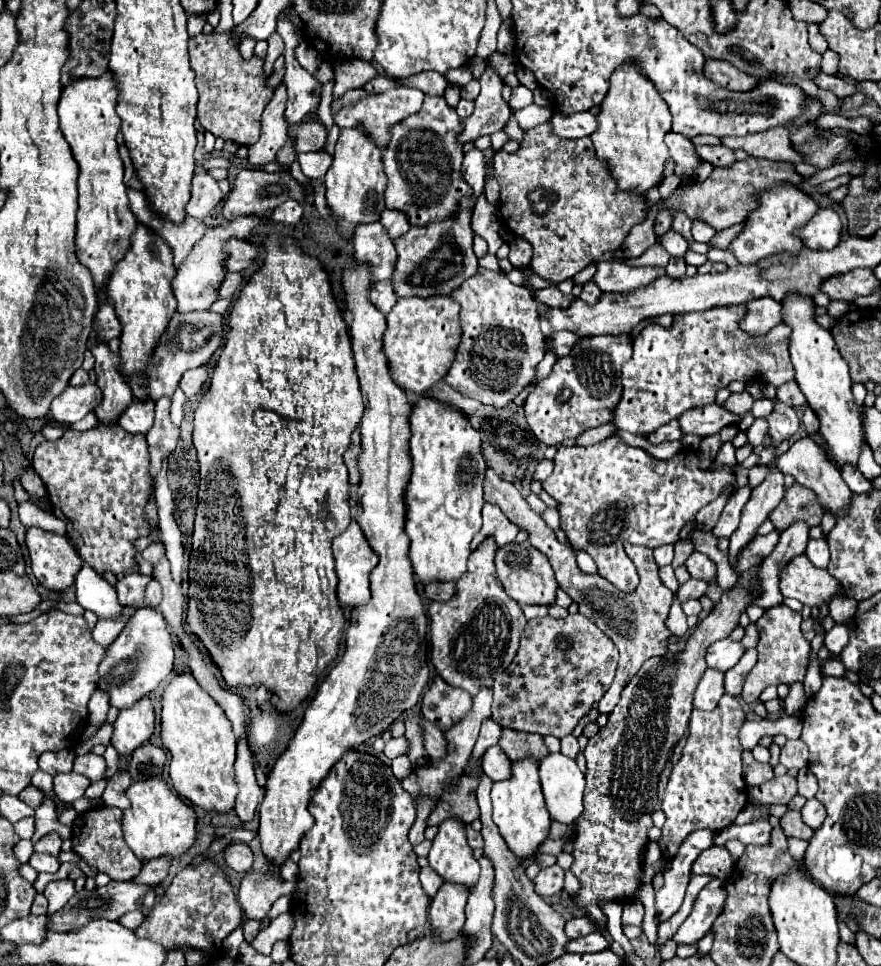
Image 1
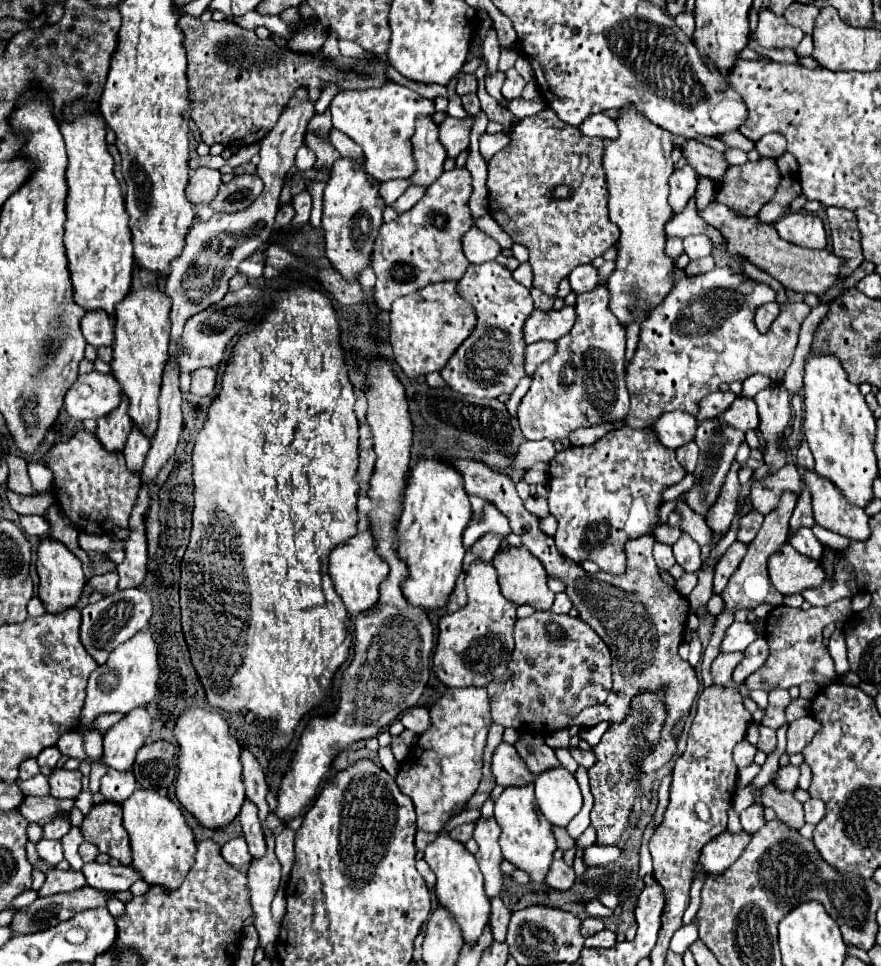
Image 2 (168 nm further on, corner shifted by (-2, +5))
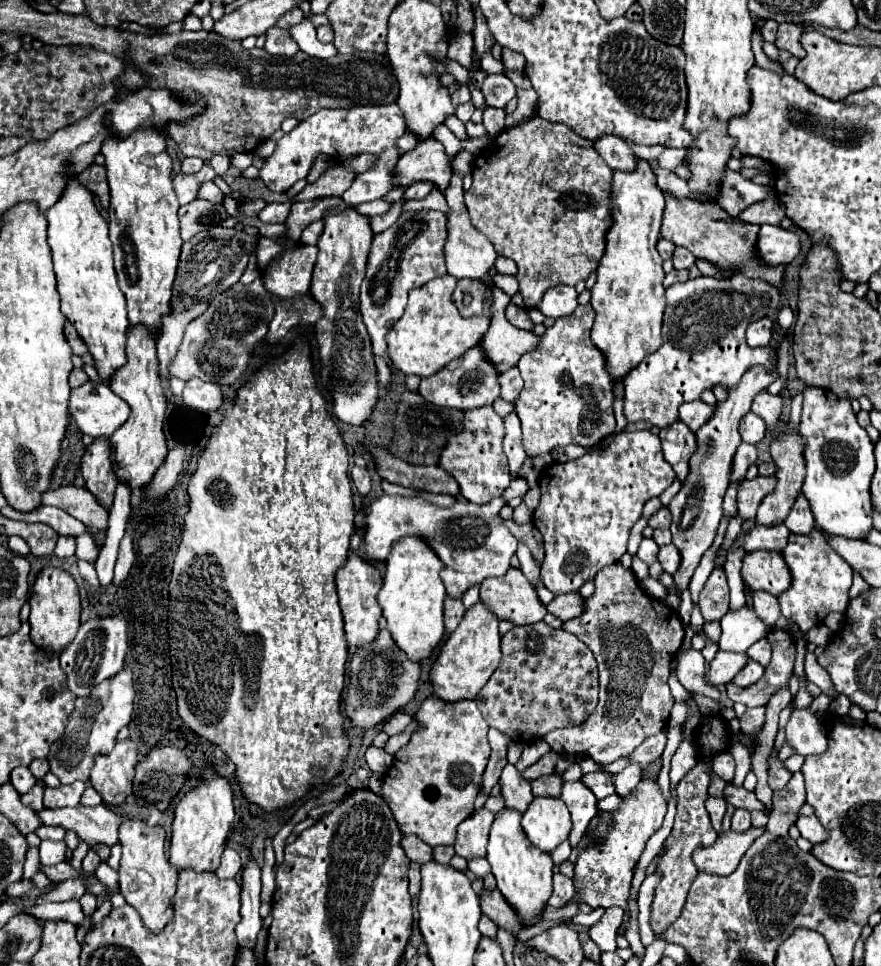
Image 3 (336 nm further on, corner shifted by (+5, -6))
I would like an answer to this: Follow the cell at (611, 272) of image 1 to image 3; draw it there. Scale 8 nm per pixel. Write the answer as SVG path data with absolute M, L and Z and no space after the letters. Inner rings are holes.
M558 284L554 288L550 288L542 302L536 306L538 310L542 310L546 316L550 318L560 318L560 316L568 316L576 310L578 306L578 292L574 286L566 286L566 284Z

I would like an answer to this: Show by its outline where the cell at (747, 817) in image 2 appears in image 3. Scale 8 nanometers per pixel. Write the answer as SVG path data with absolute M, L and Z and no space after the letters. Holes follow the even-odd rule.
M738 808L738 810L734 812L734 816L732 816L732 830L734 830L734 832L746 832L750 826L752 826L752 824L750 824L750 812Z

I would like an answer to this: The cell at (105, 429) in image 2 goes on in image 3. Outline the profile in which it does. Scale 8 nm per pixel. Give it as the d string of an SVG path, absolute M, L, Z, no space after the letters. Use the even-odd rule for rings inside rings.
M94 440L86 454L82 456L82 476L86 480L88 492L104 506L112 506L114 490L116 490L116 472L112 466L112 446L108 440Z

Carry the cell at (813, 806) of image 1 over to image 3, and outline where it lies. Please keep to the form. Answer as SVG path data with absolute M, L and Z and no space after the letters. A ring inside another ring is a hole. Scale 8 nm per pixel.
M812 814L812 816L800 816L800 818L796 820L796 826L798 826L800 834L802 834L806 840L810 840L812 844L818 844L818 842L822 842L822 840L828 838L826 830L822 828L820 820L818 820L814 814Z

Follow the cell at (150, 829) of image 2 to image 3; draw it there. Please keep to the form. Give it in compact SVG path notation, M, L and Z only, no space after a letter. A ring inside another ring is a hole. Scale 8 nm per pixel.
M128 818L120 824L120 842L120 894L140 912L148 930L160 932L172 920L172 898L178 882L178 870L172 868L166 854L166 830L162 826L150 826L138 818Z

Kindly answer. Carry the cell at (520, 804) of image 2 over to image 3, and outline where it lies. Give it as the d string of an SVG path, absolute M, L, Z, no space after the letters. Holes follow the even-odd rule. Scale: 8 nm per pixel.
M504 808L496 814L490 830L486 860L492 866L492 874L496 876L498 890L520 914L522 922L534 924L536 914L540 914L546 908L546 902L552 894L554 862L548 852L540 852L536 846L532 846L532 842L524 836L520 820L522 820L522 812L516 812L514 808Z

